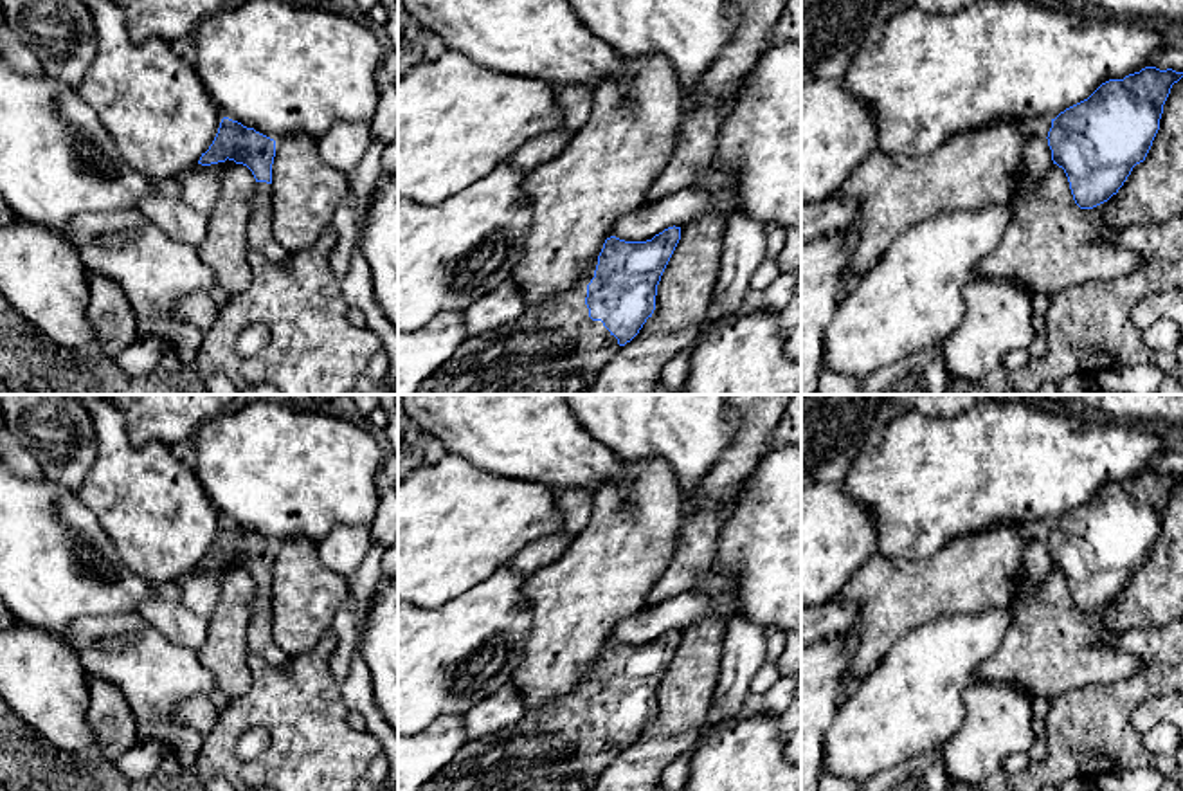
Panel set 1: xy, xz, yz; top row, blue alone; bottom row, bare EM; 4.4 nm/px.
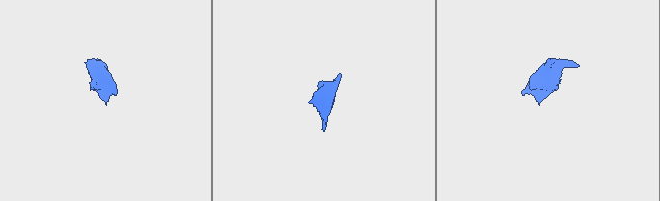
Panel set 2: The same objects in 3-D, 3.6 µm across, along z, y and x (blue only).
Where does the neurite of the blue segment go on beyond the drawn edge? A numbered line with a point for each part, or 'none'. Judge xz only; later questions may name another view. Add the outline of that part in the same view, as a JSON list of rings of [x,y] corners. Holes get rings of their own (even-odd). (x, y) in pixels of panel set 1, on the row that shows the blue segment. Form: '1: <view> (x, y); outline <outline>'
1: xz (553, 348); outline [[[589,267],[573,292],[526,306],[515,321],[466,337],[416,395],[582,395],[587,380],[621,350],[603,323],[589,317],[585,297],[594,270]]]

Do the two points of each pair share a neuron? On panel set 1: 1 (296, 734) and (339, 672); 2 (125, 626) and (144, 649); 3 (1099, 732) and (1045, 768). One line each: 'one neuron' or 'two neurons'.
1: two neurons
2: one neuron
3: one neuron

